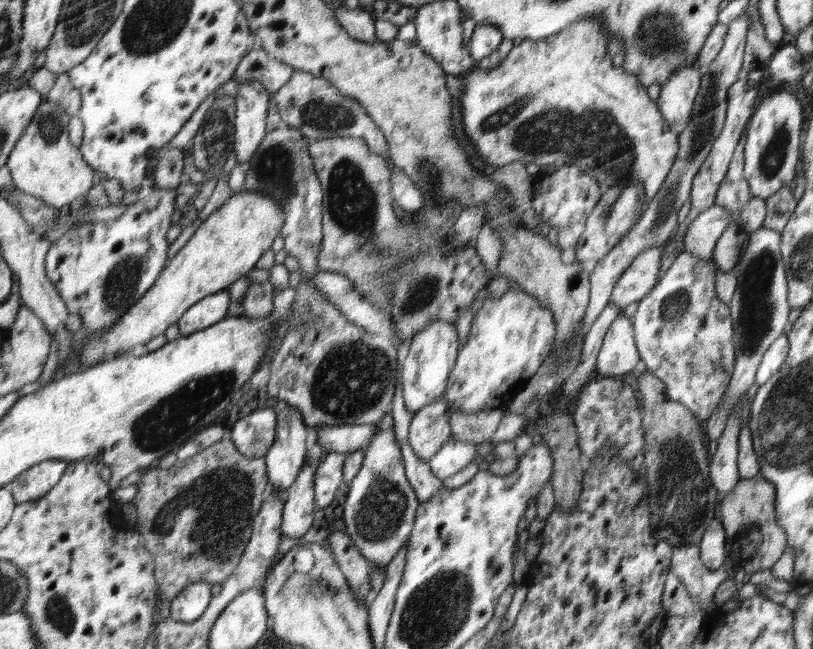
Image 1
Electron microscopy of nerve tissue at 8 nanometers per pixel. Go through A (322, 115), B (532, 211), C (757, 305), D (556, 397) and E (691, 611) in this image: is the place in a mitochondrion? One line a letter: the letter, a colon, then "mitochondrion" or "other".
A: mitochondrion
B: other
C: mitochondrion
D: other
E: other

